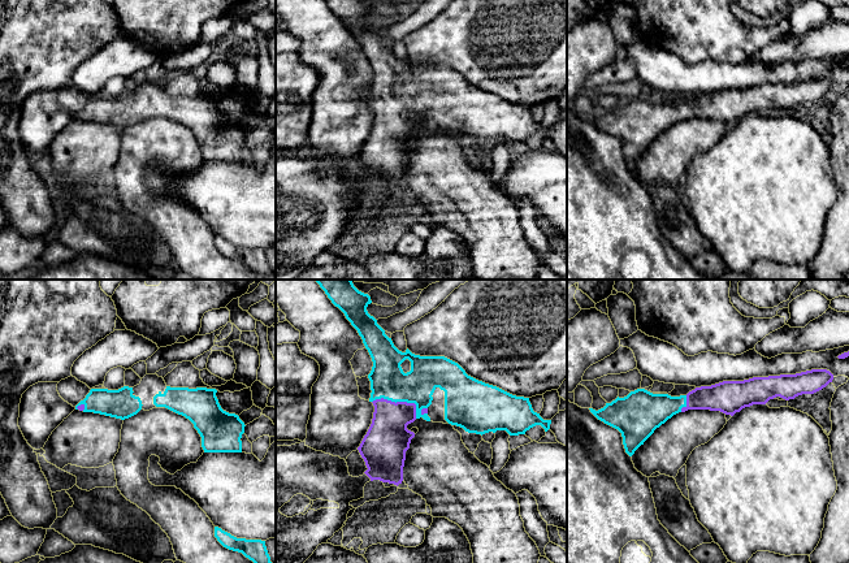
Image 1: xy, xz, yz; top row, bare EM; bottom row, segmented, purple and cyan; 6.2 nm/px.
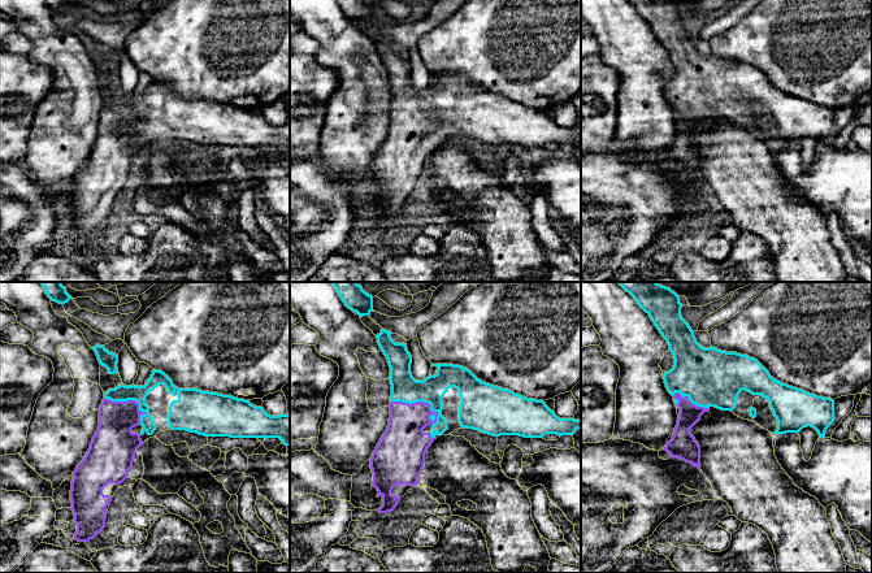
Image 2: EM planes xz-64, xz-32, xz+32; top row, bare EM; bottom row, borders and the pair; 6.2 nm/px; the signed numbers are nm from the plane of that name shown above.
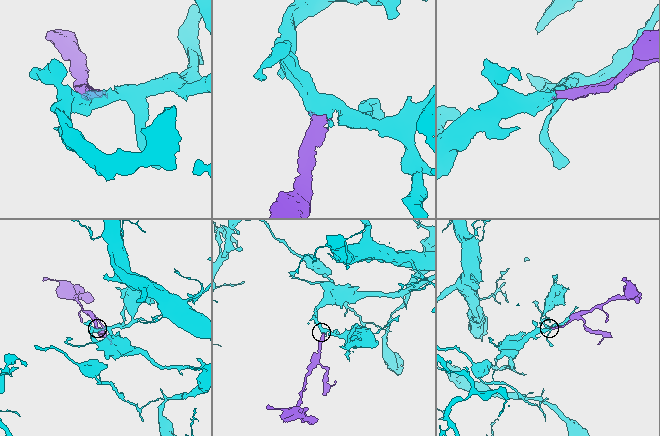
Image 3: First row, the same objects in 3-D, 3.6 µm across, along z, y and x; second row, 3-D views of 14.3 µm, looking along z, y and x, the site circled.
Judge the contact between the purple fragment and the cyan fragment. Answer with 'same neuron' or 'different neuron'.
same neuron

